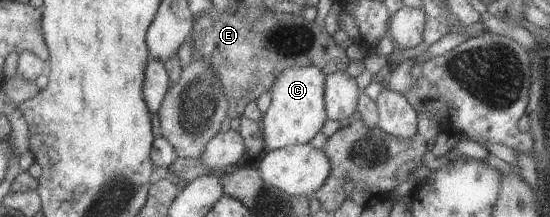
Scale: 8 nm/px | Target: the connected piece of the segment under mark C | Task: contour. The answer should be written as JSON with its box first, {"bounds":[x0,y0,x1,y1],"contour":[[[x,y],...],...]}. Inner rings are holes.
{"bounds":[263,65,327,151],"contour":[[[315,65],[288,68],[275,79],[271,86],[271,105],[263,119],[269,151],[308,144],[320,133],[327,120],[326,79],[327,74]]]}

